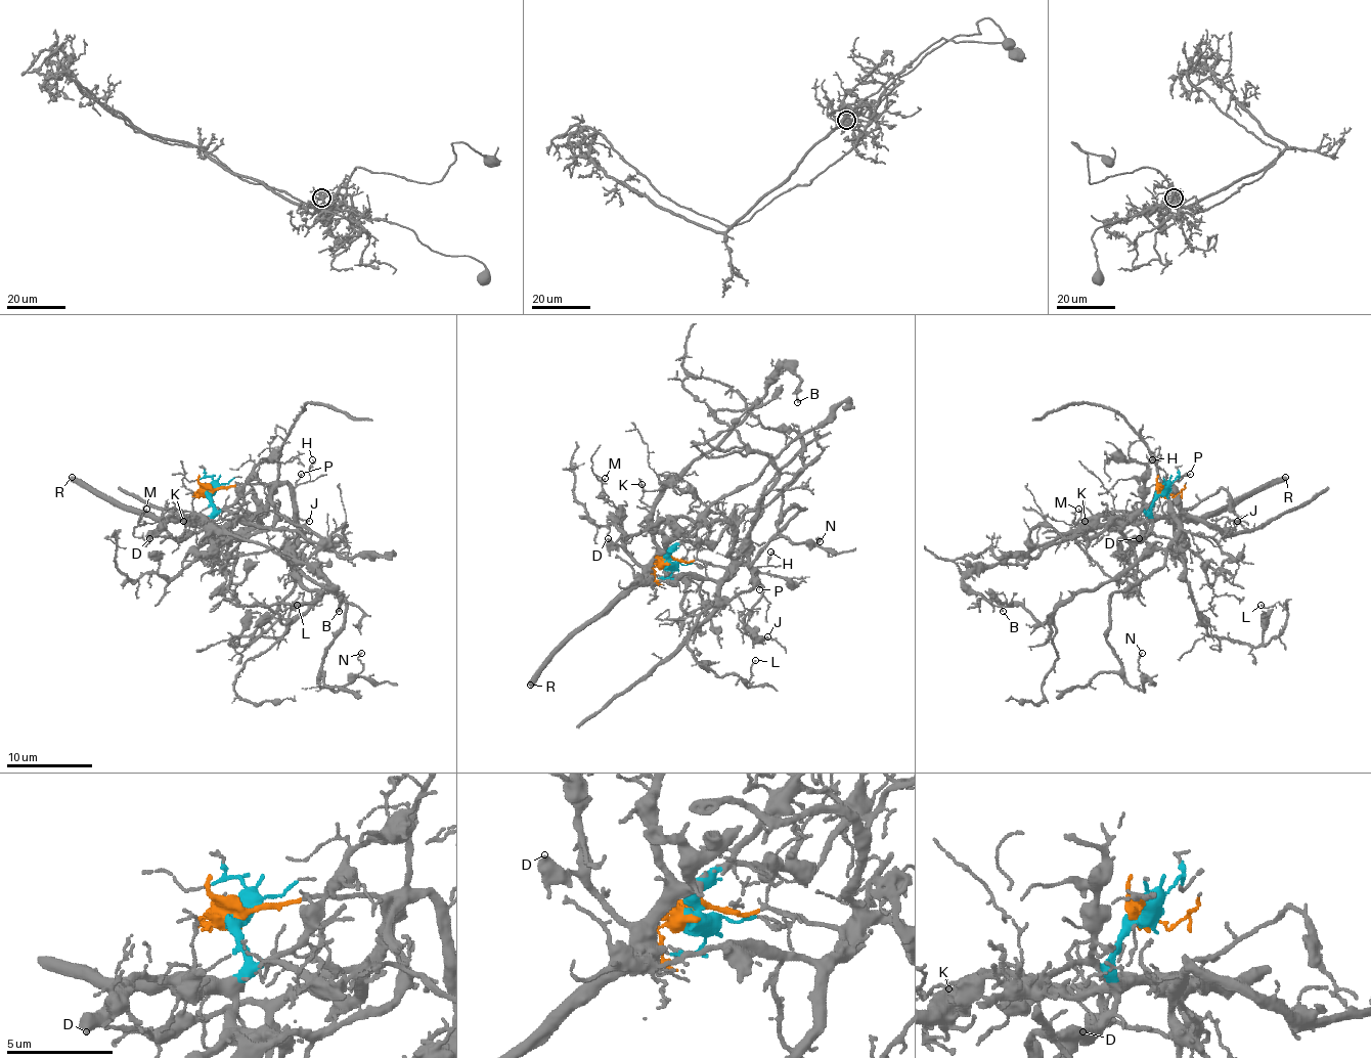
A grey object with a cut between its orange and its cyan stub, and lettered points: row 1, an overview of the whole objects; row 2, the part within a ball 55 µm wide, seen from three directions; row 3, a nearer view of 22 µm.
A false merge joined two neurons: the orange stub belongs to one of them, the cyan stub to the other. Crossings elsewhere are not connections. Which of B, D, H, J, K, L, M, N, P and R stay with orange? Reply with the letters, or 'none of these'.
H, J, L, N, P

